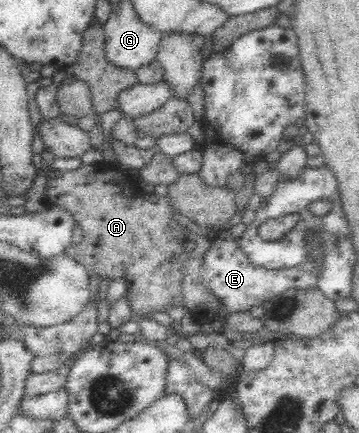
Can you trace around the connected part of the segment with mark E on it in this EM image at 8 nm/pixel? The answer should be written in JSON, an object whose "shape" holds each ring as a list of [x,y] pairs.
{"shape":[[[315,231],[305,233],[305,250],[307,255],[297,267],[280,270],[265,270],[253,265],[245,252],[239,248],[237,240],[233,236],[225,239],[219,238],[210,242],[209,249],[203,256],[202,280],[213,292],[213,295],[220,299],[220,303],[225,305],[229,313],[235,311],[249,312],[255,305],[259,306],[267,299],[275,297],[287,290],[308,290],[318,285],[318,275],[324,266],[325,253],[323,253],[323,243]]]}

